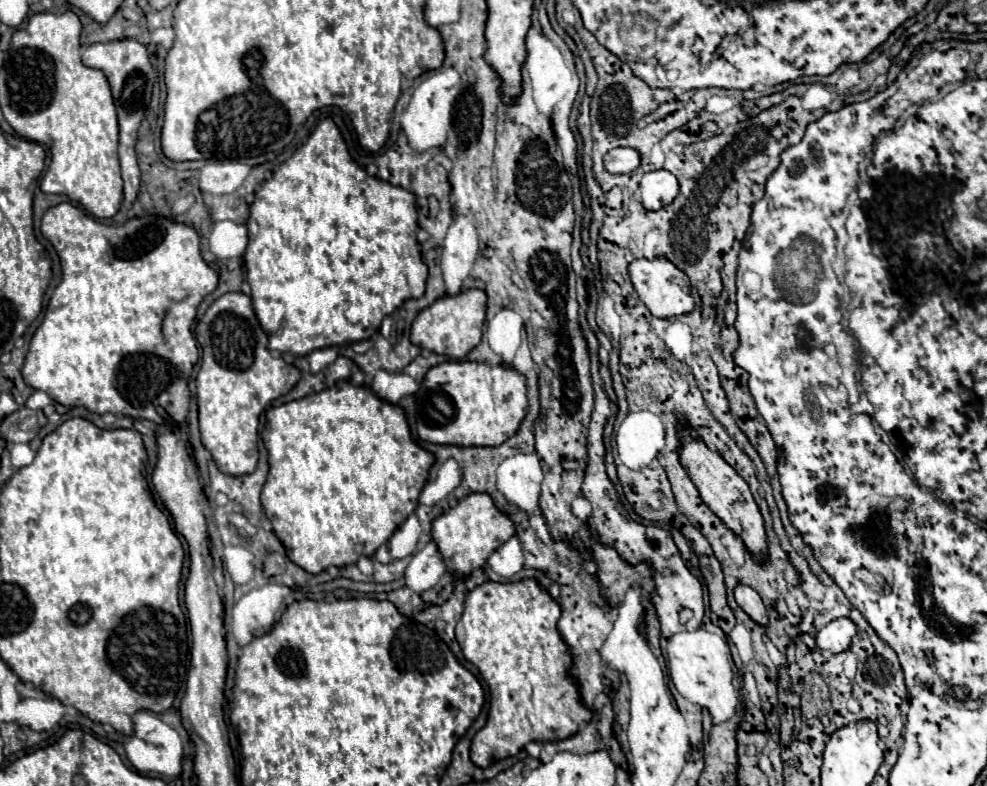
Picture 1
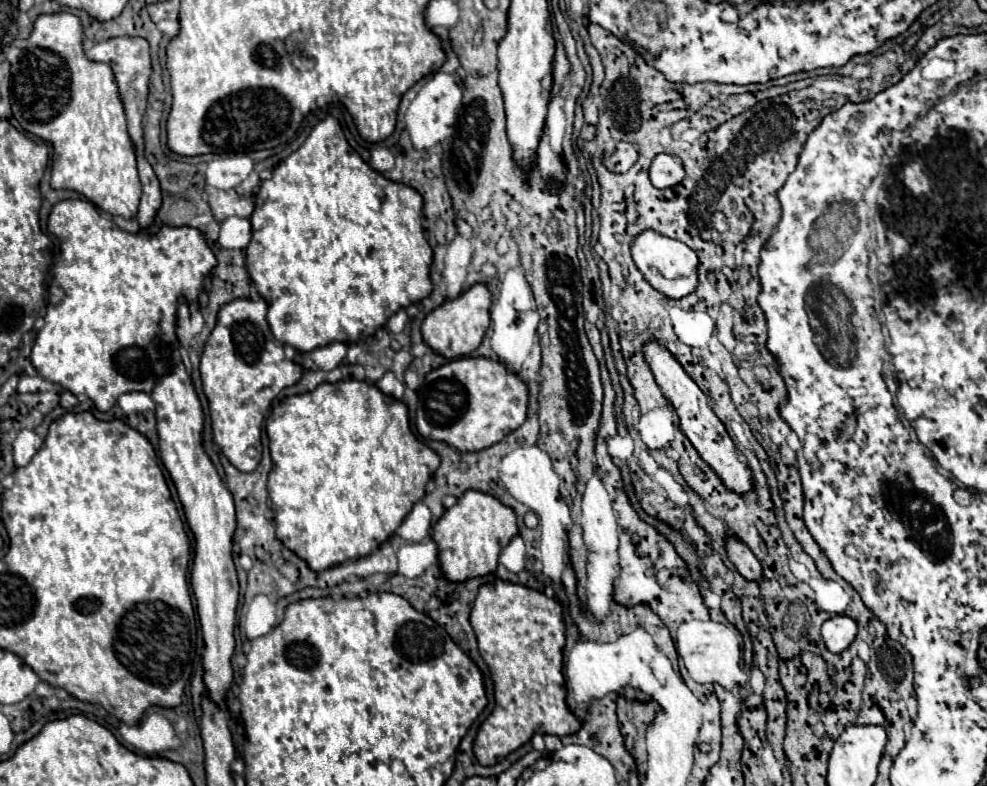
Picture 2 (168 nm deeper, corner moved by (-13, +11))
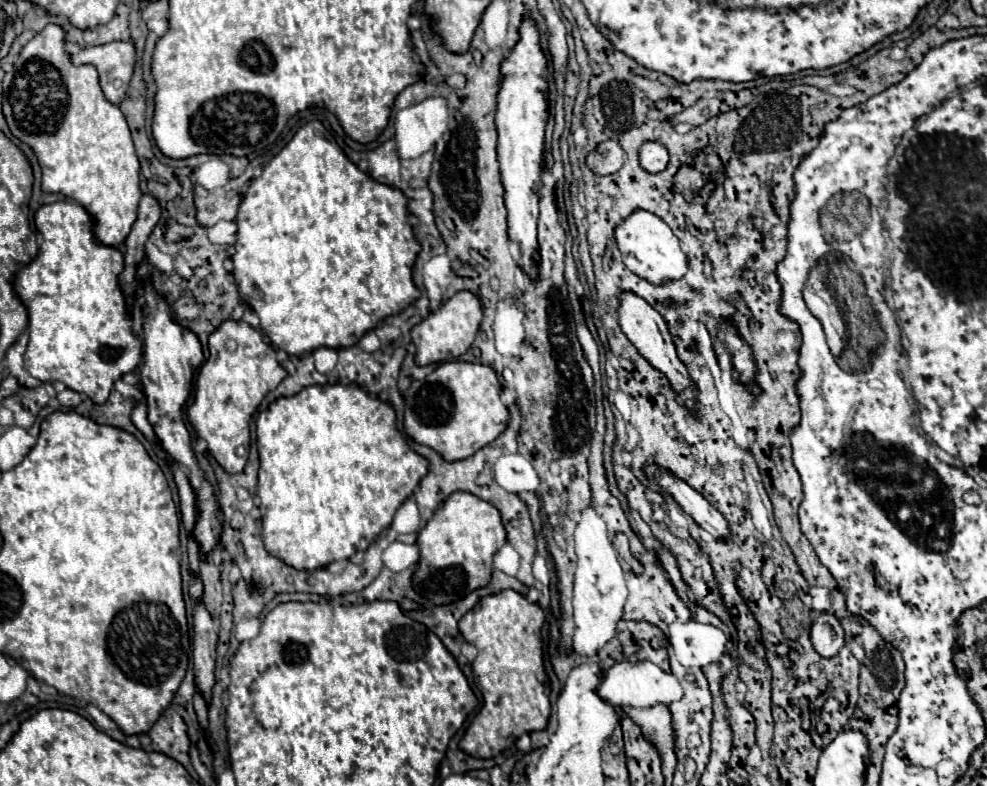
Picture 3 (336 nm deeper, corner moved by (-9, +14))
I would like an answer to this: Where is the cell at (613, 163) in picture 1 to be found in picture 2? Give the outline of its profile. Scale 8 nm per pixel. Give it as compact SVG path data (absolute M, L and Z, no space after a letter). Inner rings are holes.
M619 141L615 145L615 151L611 155L603 157L603 163L613 173L625 173L625 171L629 171L637 163L637 159L639 159L637 147L633 143Z

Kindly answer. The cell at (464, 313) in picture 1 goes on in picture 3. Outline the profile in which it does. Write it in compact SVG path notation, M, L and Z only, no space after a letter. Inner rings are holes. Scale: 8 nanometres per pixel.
M467 290L457 292L437 312L429 314L423 322L419 322L411 330L411 338L417 348L415 364L427 366L427 364L435 364L435 362L449 362L449 360L455 360L457 356L465 354L479 332L481 320L483 320L483 310L481 310L479 298Z

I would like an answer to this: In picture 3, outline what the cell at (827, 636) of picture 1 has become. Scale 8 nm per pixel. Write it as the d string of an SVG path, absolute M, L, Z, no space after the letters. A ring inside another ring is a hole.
M821 614L811 626L811 644L823 658L831 658L845 644L845 634L839 620L831 614Z

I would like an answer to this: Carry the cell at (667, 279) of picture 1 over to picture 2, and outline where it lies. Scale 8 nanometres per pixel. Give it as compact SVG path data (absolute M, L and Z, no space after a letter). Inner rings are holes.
M643 231L641 235L635 237L635 241L631 245L631 255L633 255L637 269L647 279L647 283L669 299L681 299L681 297L693 293L699 285L697 255L685 243L681 243L677 239L659 235L655 231Z

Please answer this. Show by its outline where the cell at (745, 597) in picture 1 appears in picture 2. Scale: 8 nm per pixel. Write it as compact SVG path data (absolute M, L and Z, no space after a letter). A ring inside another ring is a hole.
M727 539L727 553L731 563L739 569L739 573L747 579L747 581L761 581L763 575L763 567L757 561L757 557L749 551L749 547L745 543L741 543L739 539Z

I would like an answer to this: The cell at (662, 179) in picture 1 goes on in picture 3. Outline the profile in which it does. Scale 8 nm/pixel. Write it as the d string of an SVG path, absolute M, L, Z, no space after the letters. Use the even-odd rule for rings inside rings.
M645 142L639 148L639 162L647 172L661 172L667 168L669 152L659 142Z

